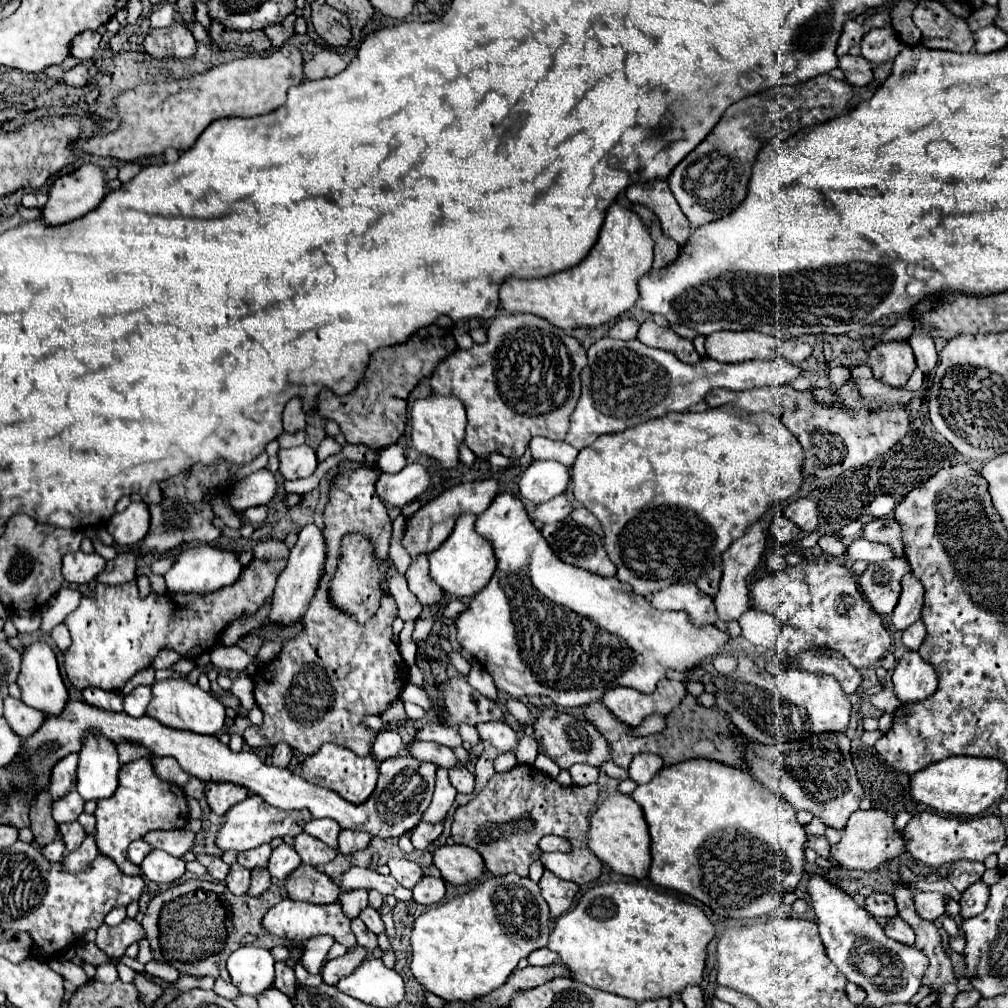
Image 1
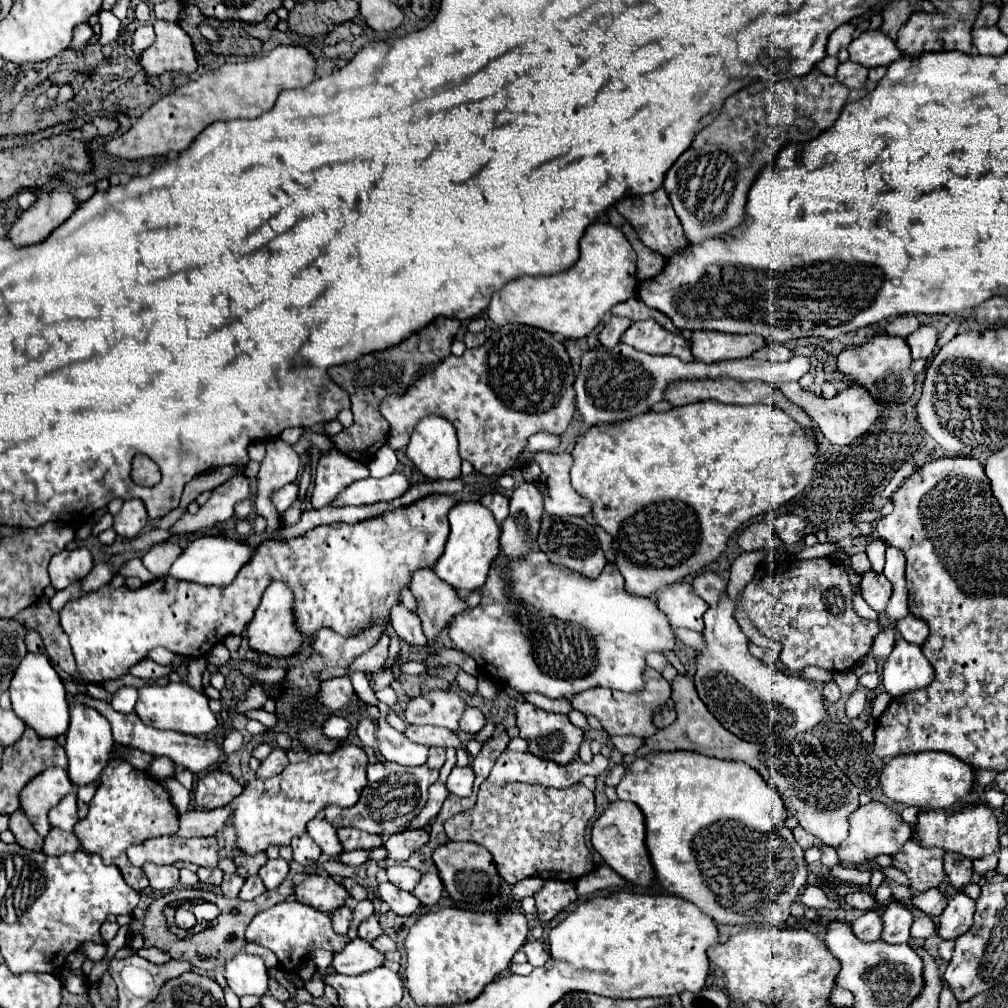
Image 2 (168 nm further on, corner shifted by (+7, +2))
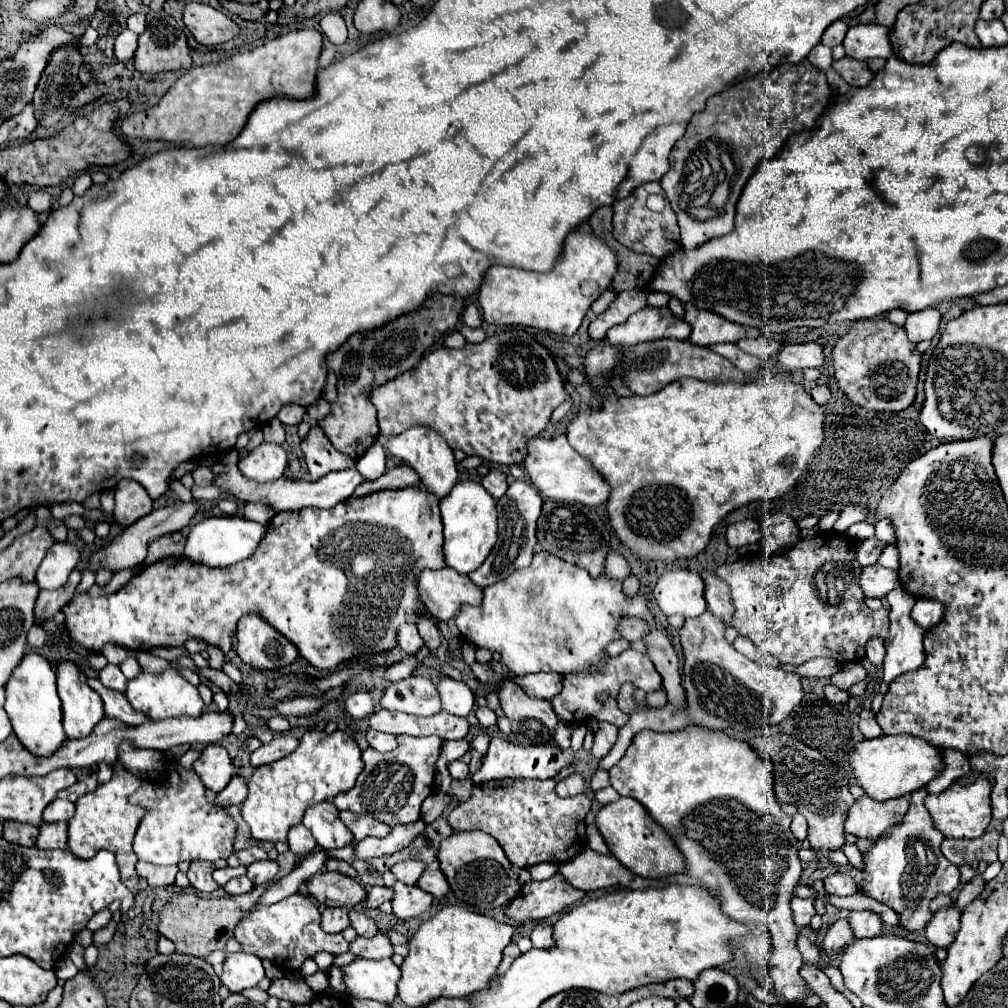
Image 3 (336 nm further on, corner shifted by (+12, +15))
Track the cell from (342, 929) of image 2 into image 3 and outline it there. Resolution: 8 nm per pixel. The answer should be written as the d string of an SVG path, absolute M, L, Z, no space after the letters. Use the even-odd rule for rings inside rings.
M327 907L323 911L321 927L327 933L341 933L347 925L349 925L349 917L347 917L347 913L345 913L343 907Z

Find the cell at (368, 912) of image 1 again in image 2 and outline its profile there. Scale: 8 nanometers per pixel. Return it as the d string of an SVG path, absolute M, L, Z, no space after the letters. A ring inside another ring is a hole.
M370 916L368 920L364 920L364 922L358 926L358 938L366 940L366 942L372 942L372 940L376 940L378 936L382 936L382 928L380 928L376 916Z

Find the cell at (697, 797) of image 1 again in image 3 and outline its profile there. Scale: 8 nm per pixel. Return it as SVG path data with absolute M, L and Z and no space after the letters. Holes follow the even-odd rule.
M689 725L673 733L655 733L649 729L637 733L621 761L609 769L609 777L611 787L619 795L637 799L649 811L651 819L661 825L667 835L671 835L677 849L683 853L685 875L701 881L701 885L705 885L705 889L719 899L721 911L727 917L741 923L749 919L769 927L775 943L775 953L769 965L777 995L781 995L787 1003L799 1003L803 998L811 997L811 987L799 975L801 953L795 947L797 925L793 923L789 907L791 895L801 881L803 865L797 855L797 839L789 829L791 817L781 811L775 797L771 765L757 757L745 741L733 739L723 731Z

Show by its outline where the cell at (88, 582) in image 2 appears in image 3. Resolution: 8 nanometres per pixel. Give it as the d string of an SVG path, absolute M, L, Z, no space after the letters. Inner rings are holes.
M75 569L63 587L53 591L47 591L47 589L39 591L39 597L35 603L35 623L53 617L73 597L73 591L77 589L79 583L81 583L81 571Z

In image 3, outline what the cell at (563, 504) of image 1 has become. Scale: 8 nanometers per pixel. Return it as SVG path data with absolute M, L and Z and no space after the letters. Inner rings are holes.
M565 435L553 439L533 437L527 443L527 451L529 453L523 461L523 469L545 499L571 501L571 503L577 501L587 507L597 507L603 501L607 501L609 485L603 481L603 477L599 477L599 473L595 473L595 469L591 469L591 463L567 443Z

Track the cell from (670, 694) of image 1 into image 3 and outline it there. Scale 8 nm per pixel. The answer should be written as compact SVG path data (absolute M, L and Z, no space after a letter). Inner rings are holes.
M627 649L621 655L613 657L609 661L607 669L603 669L603 673L563 675L563 691L551 699L553 709L559 715L559 719L563 719L567 723L583 723L589 717L595 717L599 721L607 721L617 727L623 727L629 721L629 715L619 711L615 697L625 681L631 681L635 687L639 687L643 691L659 691L661 689L661 675L657 673L651 659L645 653L639 653L635 649Z

